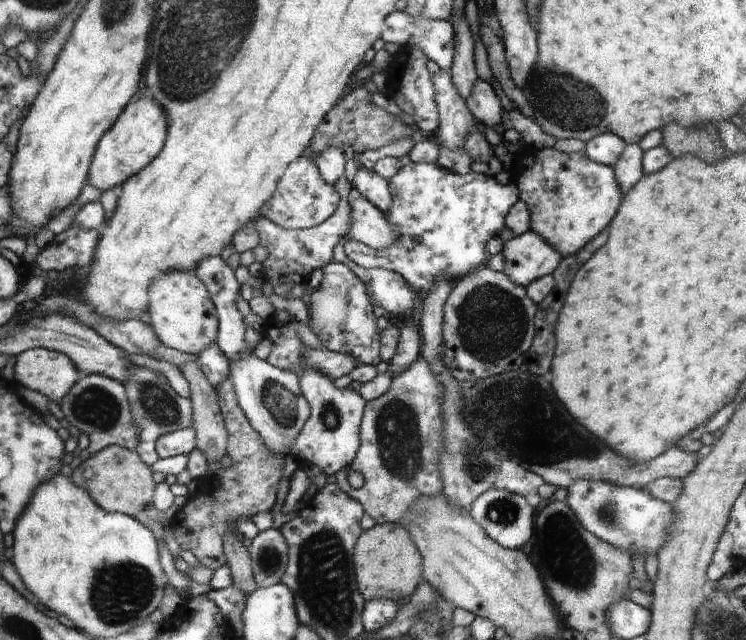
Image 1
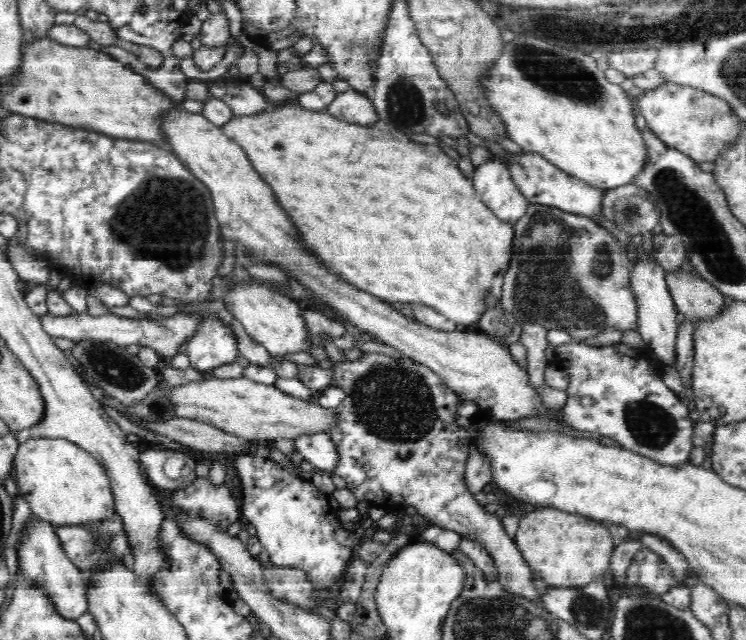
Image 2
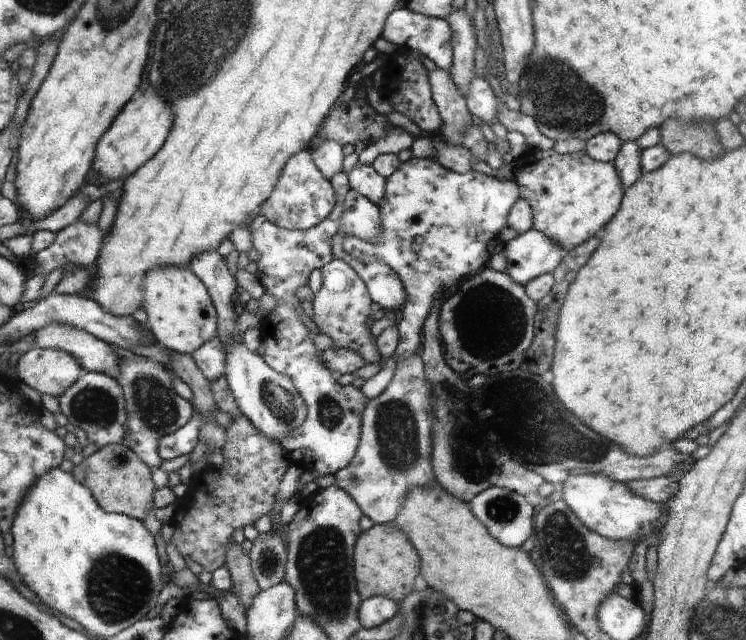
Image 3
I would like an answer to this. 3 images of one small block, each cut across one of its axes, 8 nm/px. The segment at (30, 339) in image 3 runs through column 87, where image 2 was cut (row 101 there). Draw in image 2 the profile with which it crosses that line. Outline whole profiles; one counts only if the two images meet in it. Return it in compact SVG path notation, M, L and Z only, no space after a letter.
M351 89L337 94L334 102L328 104L326 112L336 116L342 122L352 122L352 124L362 124L362 126L374 124L376 120L379 120L370 96Z

